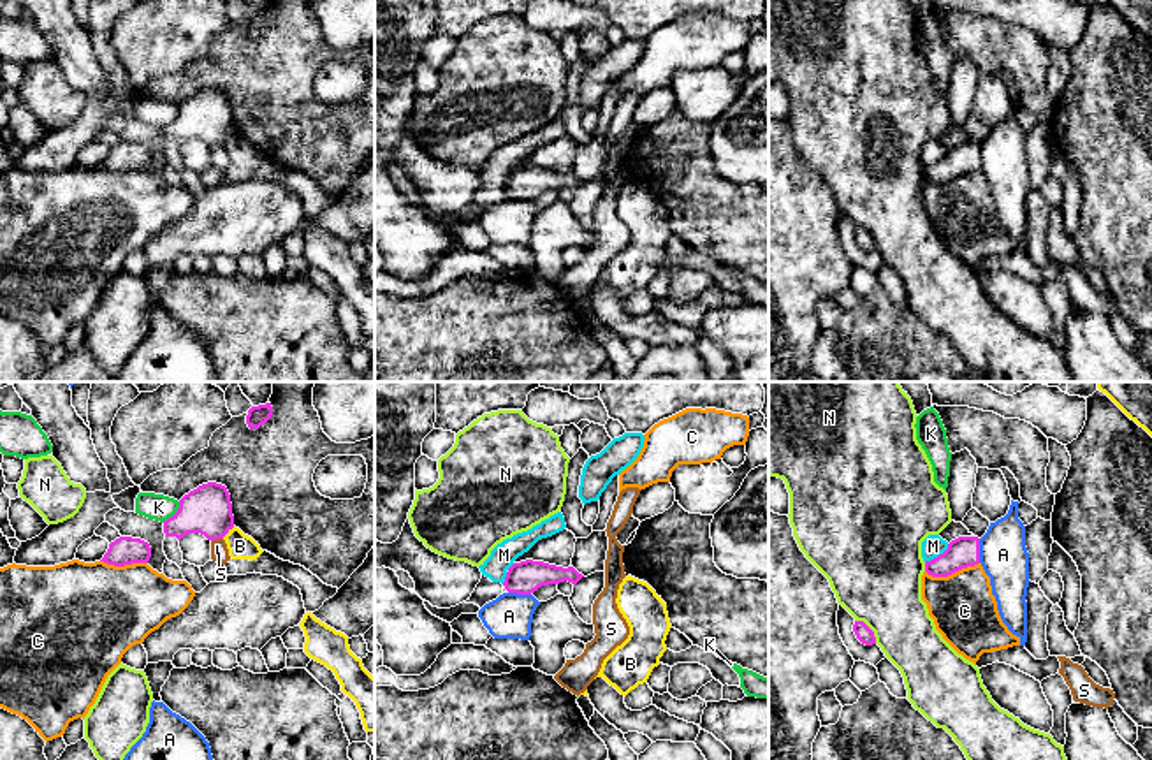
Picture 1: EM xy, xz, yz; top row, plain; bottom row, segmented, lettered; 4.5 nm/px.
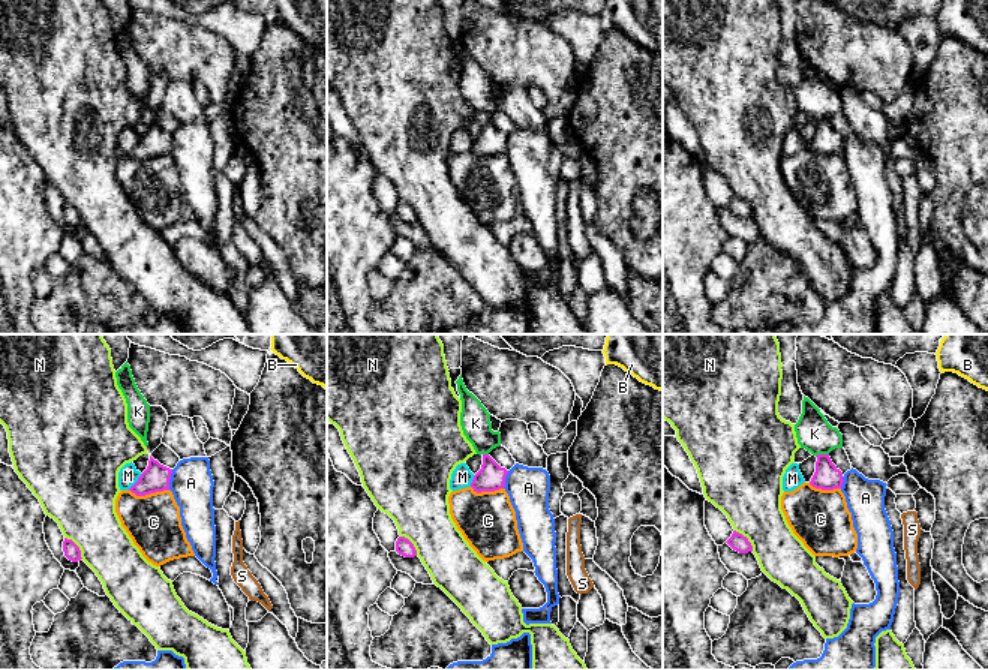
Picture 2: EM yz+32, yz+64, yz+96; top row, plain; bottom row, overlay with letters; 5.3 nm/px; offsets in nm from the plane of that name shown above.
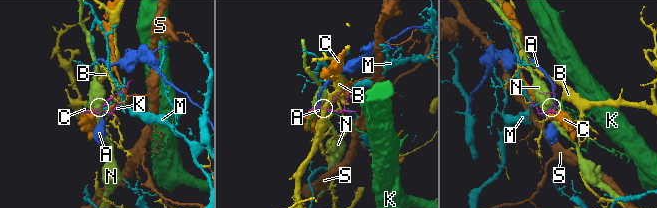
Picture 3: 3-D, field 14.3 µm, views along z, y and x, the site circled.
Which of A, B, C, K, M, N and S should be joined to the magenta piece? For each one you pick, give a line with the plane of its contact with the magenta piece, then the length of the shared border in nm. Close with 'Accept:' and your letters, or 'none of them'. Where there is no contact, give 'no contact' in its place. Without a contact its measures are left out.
Accept: none of them

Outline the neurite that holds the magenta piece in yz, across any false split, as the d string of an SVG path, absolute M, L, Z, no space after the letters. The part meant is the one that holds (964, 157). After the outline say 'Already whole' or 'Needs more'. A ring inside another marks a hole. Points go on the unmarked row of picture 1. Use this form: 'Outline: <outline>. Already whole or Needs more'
Outline: M959 142L937 164L925 167L925 178L932 183L948 183L962 174L980 169L980 144Z. Already whole

